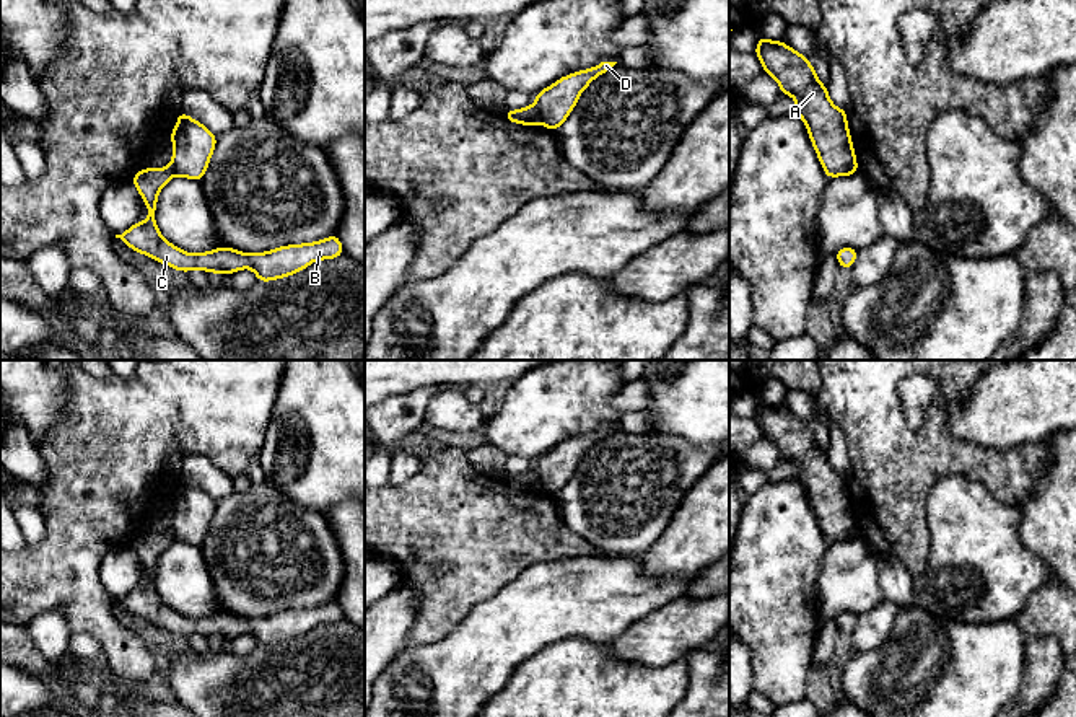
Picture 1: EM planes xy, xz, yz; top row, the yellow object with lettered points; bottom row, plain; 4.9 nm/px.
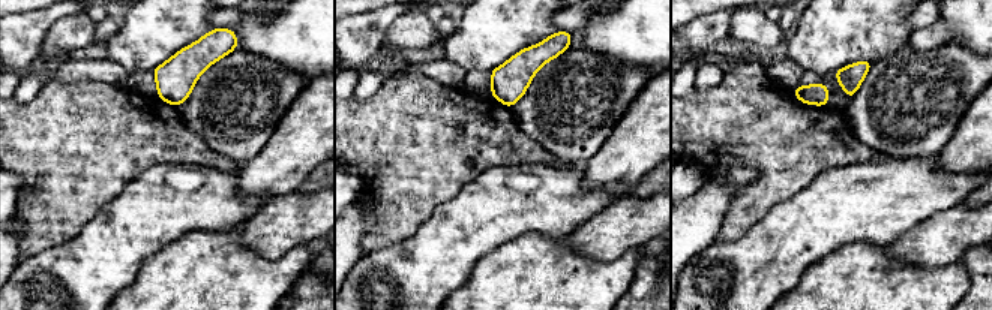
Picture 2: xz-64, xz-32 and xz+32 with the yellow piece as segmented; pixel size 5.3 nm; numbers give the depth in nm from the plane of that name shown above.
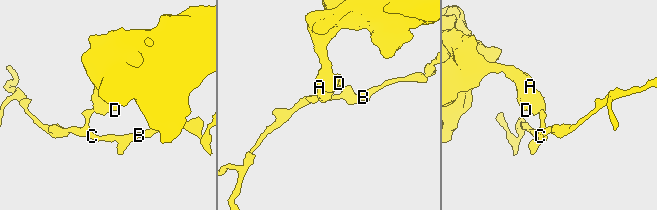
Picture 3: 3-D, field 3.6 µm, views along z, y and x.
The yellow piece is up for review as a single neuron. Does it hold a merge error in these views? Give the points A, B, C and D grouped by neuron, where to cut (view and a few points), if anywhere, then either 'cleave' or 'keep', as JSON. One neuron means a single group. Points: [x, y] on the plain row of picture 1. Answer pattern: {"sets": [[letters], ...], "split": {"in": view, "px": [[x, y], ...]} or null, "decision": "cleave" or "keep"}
{"sets": [["A", "D"], ["B", "C"]], "split": {"in": "xz", "px": [[534, 470], [539, 486]]}, "decision": "cleave"}

